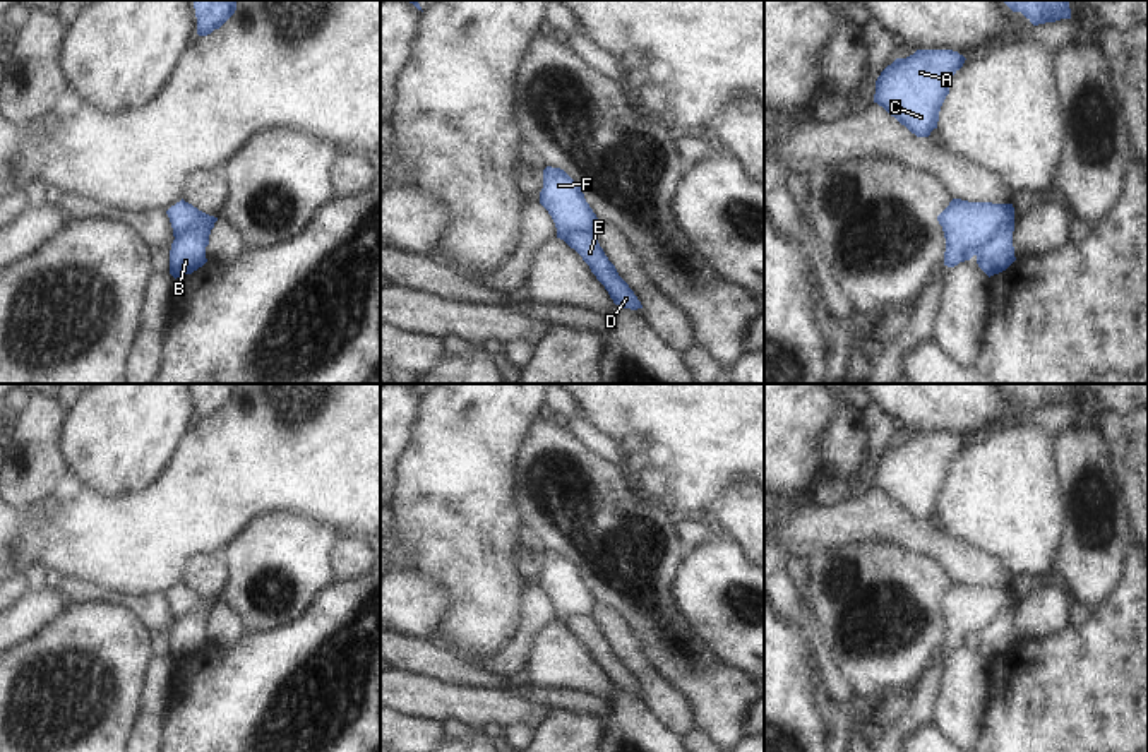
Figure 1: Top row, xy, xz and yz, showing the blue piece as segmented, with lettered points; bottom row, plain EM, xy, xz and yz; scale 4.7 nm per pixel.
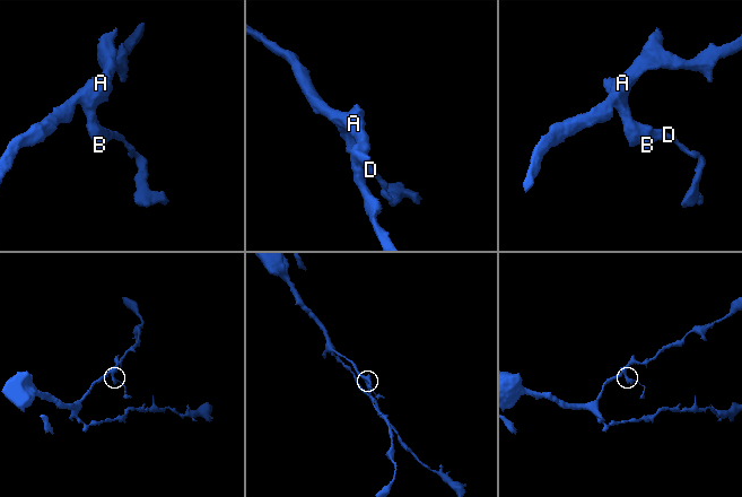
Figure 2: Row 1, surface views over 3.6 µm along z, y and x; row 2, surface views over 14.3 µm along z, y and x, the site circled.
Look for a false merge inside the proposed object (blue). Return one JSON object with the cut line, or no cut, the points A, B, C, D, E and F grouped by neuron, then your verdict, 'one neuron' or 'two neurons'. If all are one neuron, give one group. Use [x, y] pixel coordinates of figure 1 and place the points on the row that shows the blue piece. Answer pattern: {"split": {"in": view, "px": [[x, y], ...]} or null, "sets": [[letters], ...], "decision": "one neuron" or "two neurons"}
{"split": {"in": "yz", "px": [[1013, 220], [974, 254]]}, "sets": [["A", "C", "F"], ["B", "D", "E"]], "decision": "two neurons"}

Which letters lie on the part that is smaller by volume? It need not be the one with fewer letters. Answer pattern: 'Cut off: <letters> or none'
Cut off: B, D, E

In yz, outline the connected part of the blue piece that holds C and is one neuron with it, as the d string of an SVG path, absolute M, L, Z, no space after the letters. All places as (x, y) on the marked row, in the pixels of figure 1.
M917 50L896 58L876 81L874 103L917 137L937 128L941 106L965 57L953 50Z

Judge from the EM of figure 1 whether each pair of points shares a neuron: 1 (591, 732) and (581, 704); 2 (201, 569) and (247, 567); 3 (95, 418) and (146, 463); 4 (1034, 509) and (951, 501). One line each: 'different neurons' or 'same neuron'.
1: different neurons
2: different neurons
3: same neuron
4: same neuron

